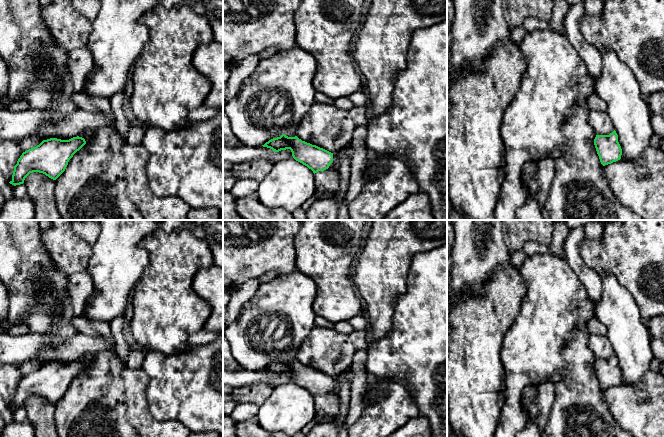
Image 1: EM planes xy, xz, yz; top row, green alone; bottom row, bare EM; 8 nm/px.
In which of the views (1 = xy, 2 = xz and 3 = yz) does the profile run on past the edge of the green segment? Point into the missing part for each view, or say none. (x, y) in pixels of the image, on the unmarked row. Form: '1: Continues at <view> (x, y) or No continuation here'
1: No continuation here
2: Continues at xz (329, 403)
3: No continuation here

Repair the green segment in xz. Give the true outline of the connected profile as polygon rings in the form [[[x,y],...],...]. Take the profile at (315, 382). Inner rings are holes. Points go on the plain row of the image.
[[[282,358],[266,366],[263,371],[275,376],[290,373],[293,382],[307,390],[314,397],[314,407],[325,414],[336,418],[341,411],[339,392],[333,388],[333,377],[302,365],[297,360],[288,361]]]

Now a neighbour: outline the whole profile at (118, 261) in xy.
[[[100,220],[99,223],[101,231],[92,246],[92,256],[87,267],[93,281],[93,294],[86,301],[83,316],[89,320],[110,323],[116,317],[124,314],[129,294],[140,280],[150,261],[148,251],[142,248],[140,243],[155,230],[170,232],[173,229],[185,229],[192,232],[209,245],[214,264],[223,267],[223,220]]]

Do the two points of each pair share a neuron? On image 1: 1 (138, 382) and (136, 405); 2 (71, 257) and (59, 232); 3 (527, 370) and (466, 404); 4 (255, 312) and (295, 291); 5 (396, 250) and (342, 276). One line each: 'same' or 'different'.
1: same
2: same
3: different
4: same
5: different

